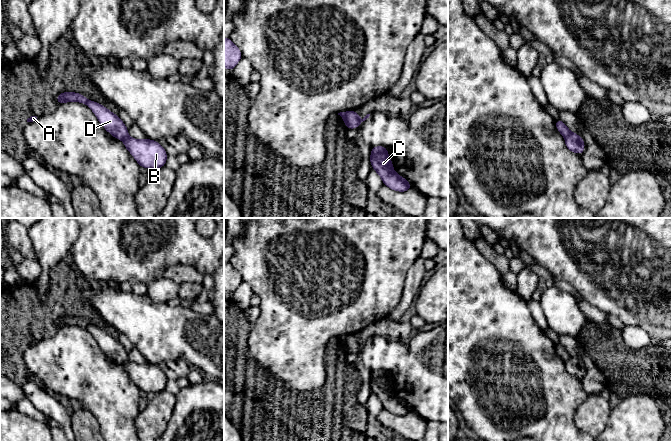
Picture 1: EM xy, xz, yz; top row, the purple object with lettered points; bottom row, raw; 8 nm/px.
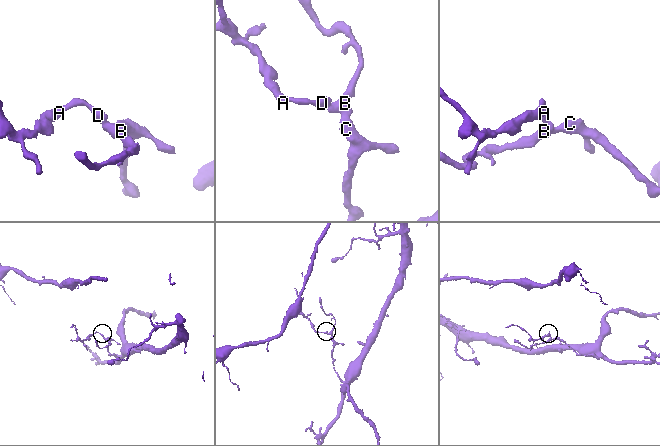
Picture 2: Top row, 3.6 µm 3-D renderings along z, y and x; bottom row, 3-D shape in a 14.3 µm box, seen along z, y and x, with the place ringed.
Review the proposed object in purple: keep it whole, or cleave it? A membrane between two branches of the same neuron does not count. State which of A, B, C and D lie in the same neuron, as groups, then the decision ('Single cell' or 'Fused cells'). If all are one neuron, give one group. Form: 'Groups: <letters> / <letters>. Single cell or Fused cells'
Groups: A D / B C. Fused cells

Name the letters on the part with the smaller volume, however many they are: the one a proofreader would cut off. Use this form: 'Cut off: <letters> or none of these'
Cut off: A, D

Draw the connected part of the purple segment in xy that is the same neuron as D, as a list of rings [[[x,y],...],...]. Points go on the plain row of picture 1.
[[[63,316],[56,321],[56,326],[59,328],[65,326],[80,326],[86,328],[96,339],[100,348],[108,355],[114,362],[123,363],[128,360],[128,352],[118,339],[113,338],[109,333],[103,329],[88,324],[85,320],[75,316]]]

